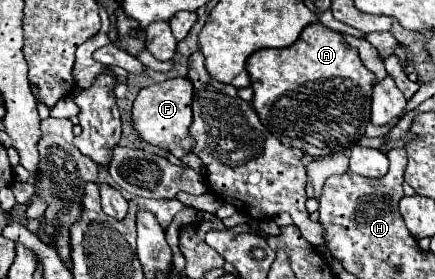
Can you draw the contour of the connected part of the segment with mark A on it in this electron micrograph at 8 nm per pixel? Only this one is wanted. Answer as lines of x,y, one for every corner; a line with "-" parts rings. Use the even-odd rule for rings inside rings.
321,23
303,29
301,37
285,49
261,49
247,61
247,73
253,89
253,109
269,133
273,133
283,145
301,149
313,157
325,157
337,151
351,149
369,125
371,115
371,89
375,75
365,69
357,49
351,49
337,31
327,29

